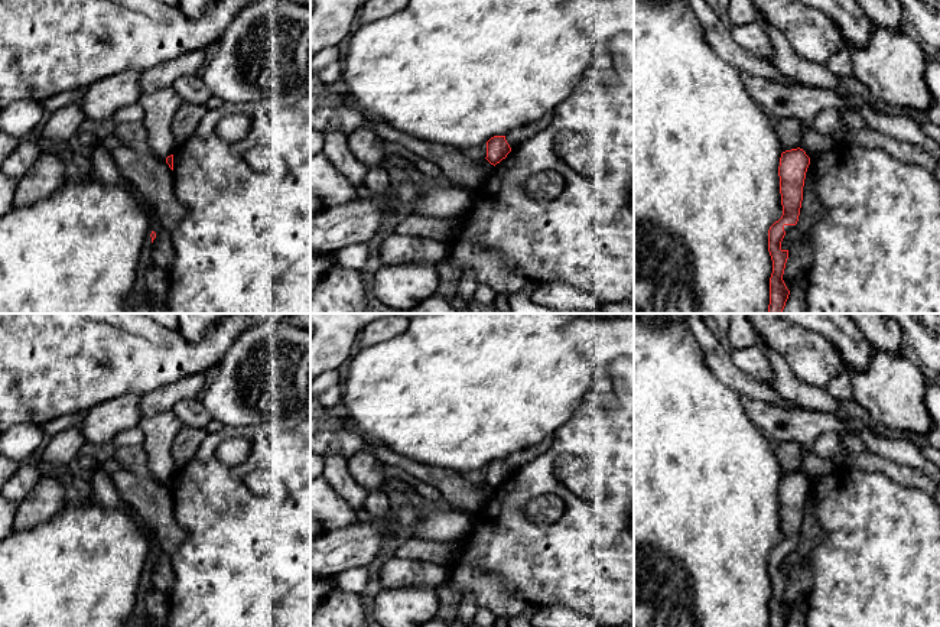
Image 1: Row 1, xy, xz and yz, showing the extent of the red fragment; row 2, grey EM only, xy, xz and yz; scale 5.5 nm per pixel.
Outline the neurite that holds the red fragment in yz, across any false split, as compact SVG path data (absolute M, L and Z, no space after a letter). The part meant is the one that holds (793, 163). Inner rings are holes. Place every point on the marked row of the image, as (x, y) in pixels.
M800 147L781 153L778 176L783 215L768 230L768 251L773 260L773 273L770 277L770 305L767 314L781 314L788 299L783 274L788 259L788 250L781 248L785 235L785 225L796 225L803 201L803 186L810 157Z

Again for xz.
M494 136L487 142L487 160L491 165L500 163L511 152L510 144L505 140L505 136Z

